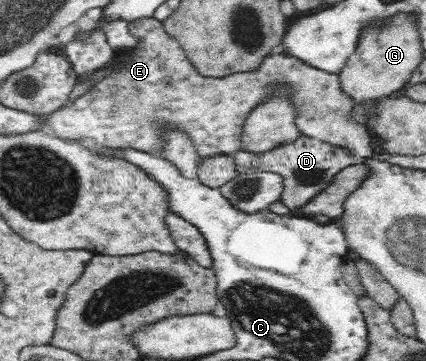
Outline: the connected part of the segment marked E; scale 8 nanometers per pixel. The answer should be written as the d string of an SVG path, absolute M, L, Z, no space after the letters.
M151 16L138 17L127 25L135 45L115 49L105 74L91 94L81 94L36 121L49 133L63 139L89 141L99 150L132 148L156 153L154 123L157 118L175 120L185 128L201 157L216 153L237 153L243 125L267 99L284 97L291 106L292 125L299 136L317 138L343 146L369 159L369 130L353 123L346 113L353 106L341 95L337 74L321 71L295 54L276 50L257 71L224 78L201 77L189 63L178 43Z

